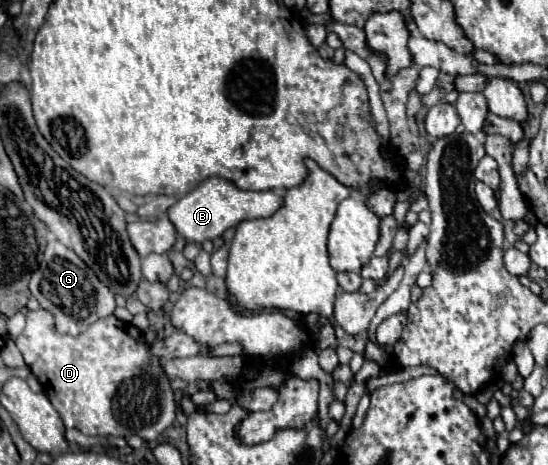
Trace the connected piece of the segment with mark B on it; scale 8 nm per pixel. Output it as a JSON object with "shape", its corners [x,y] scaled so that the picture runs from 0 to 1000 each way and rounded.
{"shape":[[[381,381],[308,449],[308,471],[330,510],[349,523],[370,523],[374,514],[403,510],[411,492],[432,488],[440,475],[495,467],[513,441],[516,424],[498,411],[443,411],[407,381]]]}

